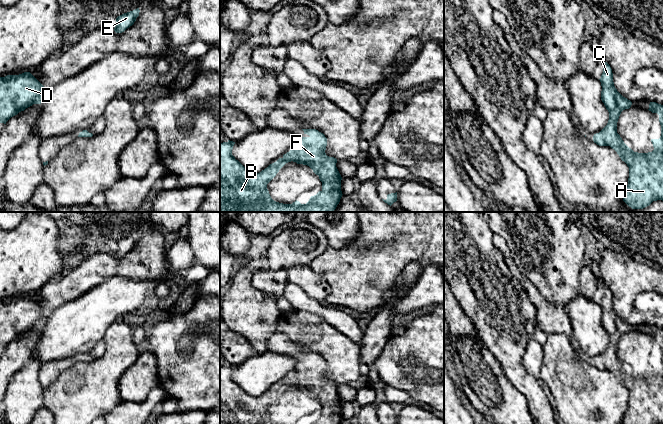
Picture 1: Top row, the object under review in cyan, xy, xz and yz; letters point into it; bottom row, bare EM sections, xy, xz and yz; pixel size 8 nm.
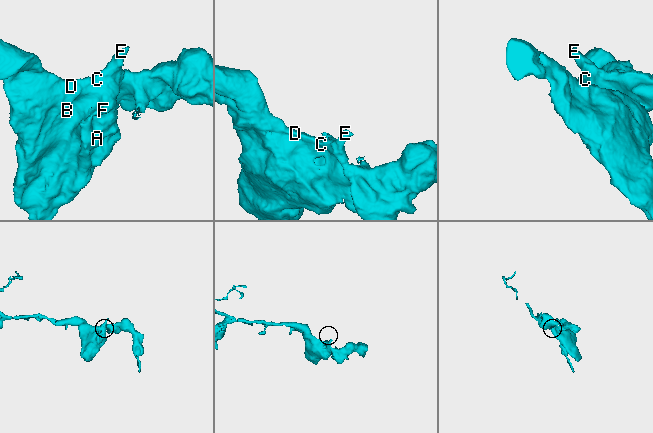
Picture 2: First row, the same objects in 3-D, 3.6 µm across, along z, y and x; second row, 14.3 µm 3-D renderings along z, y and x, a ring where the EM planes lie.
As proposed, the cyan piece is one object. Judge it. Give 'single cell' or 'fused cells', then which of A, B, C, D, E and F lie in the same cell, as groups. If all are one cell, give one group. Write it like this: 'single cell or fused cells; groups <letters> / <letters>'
single cell; groups A B C D E F

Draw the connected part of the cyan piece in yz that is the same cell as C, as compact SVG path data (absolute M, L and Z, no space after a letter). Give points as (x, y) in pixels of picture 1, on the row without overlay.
M605 286L599 303L602 310L601 324L609 336L607 349L594 358L593 365L599 370L610 370L629 391L628 409L623 424L663 424L663 329L650 326L649 335L659 339L661 360L651 363L654 374L648 377L634 376L617 357L621 336L629 333L632 326L615 312L610 289Z

